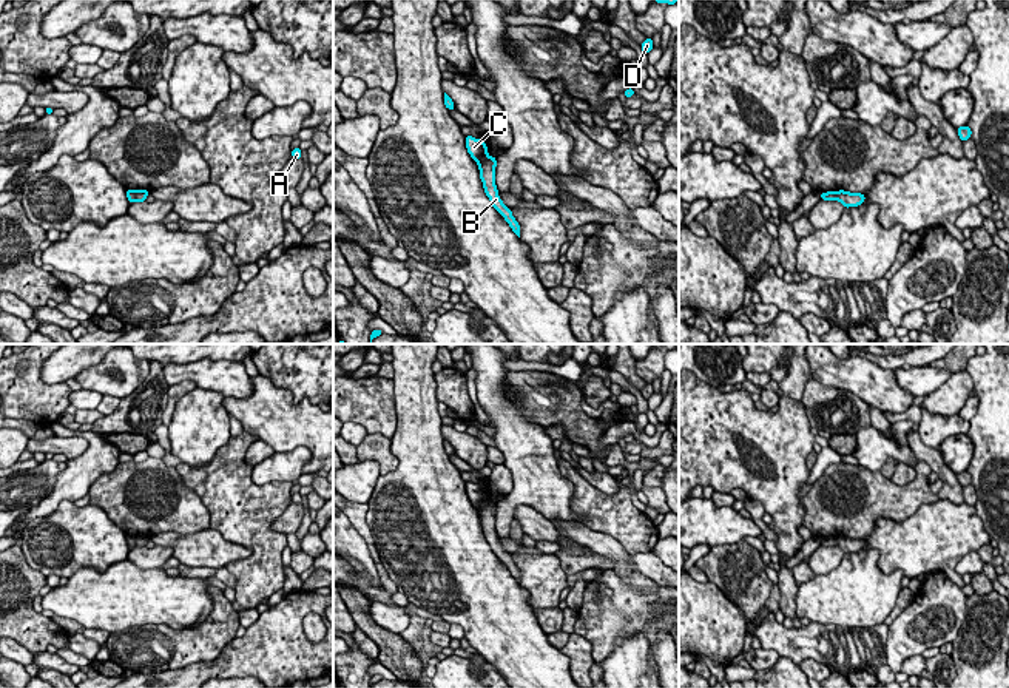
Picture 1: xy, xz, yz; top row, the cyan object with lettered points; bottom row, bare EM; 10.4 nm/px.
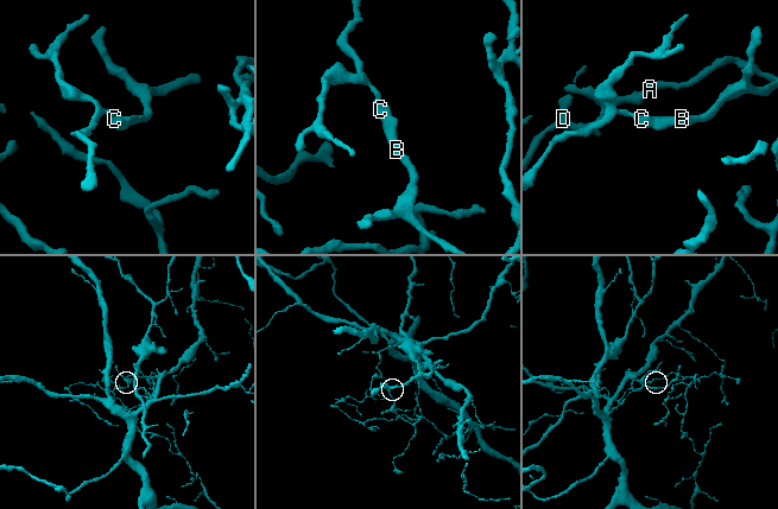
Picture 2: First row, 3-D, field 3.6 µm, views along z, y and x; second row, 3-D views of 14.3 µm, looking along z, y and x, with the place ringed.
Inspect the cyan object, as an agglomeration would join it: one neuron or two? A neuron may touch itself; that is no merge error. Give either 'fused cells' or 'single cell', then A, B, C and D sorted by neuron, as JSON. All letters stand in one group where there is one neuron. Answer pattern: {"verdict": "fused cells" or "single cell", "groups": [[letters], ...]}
{"verdict": "fused cells", "groups": [["A", "B", "D"], ["C"]]}

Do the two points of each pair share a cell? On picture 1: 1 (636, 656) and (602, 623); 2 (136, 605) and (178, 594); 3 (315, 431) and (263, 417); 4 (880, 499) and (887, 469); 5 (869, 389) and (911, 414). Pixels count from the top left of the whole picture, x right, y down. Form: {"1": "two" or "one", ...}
{"1": "two", "2": "one", "3": "one", "4": "two", "5": "two"}

